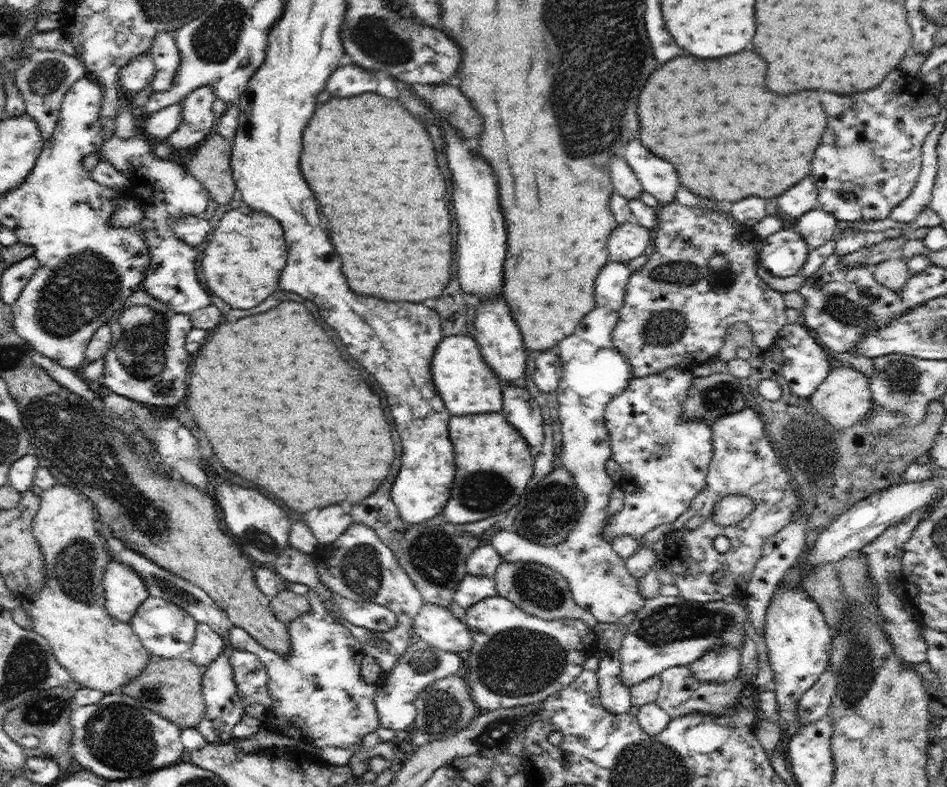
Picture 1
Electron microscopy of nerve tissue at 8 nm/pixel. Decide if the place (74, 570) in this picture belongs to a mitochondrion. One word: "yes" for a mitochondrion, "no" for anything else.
yes

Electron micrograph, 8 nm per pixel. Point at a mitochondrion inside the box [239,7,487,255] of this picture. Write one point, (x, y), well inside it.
(374, 38)

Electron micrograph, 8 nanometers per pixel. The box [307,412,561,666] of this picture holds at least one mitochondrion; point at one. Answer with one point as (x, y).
(435, 555)

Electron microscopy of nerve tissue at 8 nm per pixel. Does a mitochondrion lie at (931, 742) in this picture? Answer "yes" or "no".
no

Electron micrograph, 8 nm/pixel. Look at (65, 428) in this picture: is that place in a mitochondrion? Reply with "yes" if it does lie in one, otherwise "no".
yes

